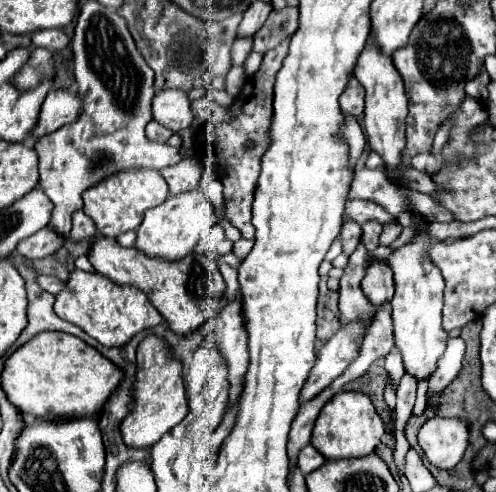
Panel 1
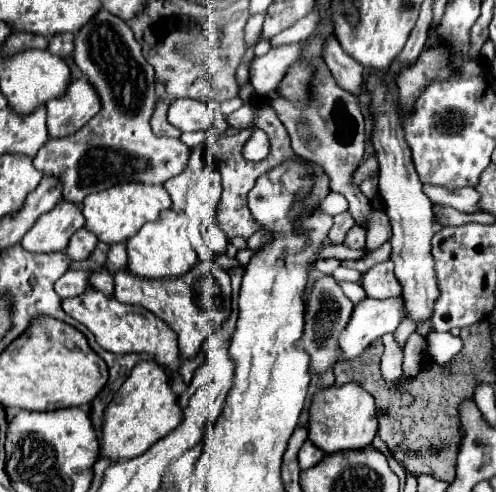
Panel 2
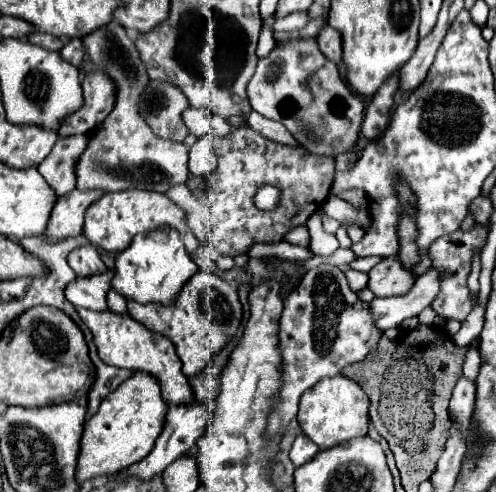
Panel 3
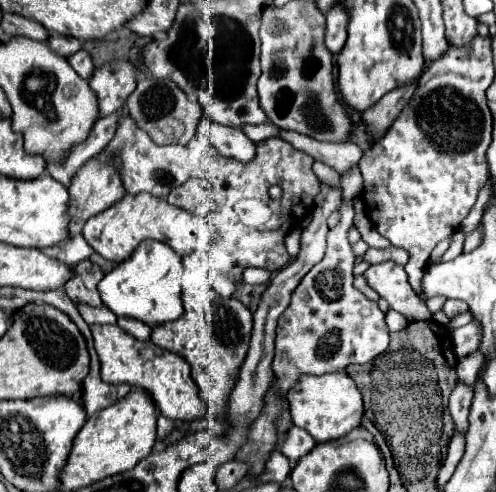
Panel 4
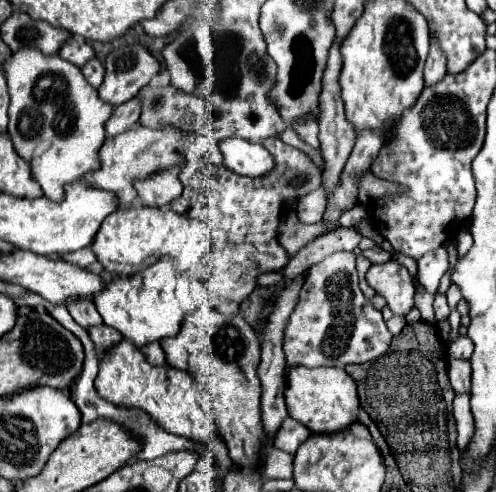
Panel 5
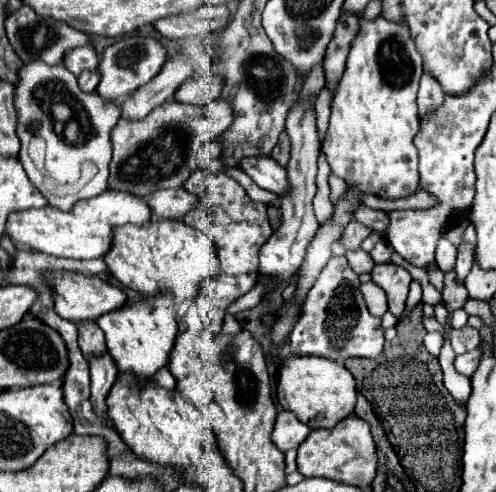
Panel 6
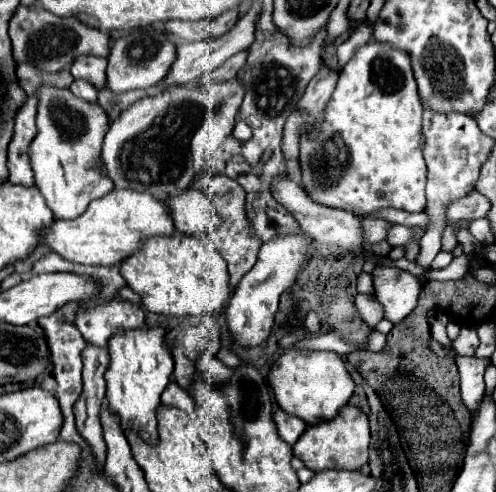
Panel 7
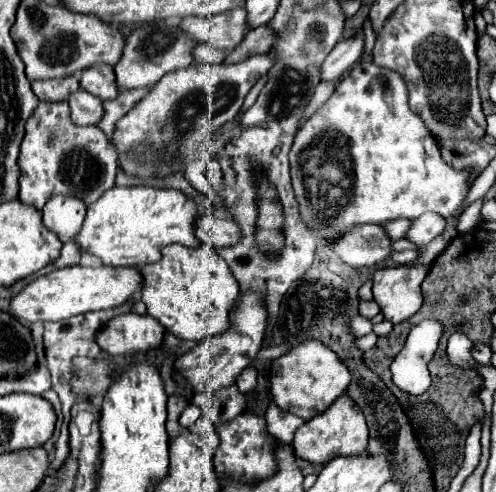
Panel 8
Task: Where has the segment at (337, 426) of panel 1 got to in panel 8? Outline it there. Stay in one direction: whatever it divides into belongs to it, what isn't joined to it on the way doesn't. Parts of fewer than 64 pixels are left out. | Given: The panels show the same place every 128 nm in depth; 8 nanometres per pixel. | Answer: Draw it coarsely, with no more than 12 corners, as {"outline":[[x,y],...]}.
{"outline":[[318,340],[270,362],[270,394],[304,420],[324,412],[350,382]]}

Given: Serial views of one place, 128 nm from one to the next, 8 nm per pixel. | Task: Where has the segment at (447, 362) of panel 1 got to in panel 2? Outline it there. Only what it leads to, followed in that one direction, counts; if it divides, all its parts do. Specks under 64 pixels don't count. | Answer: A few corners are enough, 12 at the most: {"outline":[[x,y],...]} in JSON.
{"outline":[[450,332],[428,334],[428,354],[446,364],[462,348],[462,340]]}

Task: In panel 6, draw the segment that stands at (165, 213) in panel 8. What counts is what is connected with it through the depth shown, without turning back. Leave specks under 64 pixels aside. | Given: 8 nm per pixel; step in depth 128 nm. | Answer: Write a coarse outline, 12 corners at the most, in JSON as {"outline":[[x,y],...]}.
{"outline":[[106,190],[70,212],[12,214],[10,238],[58,258],[108,254],[114,228],[144,226],[146,200]]}

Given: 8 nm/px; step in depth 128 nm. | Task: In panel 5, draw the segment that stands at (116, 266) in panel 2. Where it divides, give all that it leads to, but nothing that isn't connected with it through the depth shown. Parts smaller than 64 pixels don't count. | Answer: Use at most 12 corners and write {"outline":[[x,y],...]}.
{"outline":[[104,324],[92,328],[98,360],[106,358],[112,344],[122,340],[120,332]]}

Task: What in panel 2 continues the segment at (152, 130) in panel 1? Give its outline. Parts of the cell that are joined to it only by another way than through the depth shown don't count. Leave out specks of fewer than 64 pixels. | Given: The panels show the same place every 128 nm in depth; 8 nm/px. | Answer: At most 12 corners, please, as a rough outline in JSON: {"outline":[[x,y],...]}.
{"outline":[[166,98],[156,100],[152,130],[156,136],[180,138],[182,132],[168,124]]}

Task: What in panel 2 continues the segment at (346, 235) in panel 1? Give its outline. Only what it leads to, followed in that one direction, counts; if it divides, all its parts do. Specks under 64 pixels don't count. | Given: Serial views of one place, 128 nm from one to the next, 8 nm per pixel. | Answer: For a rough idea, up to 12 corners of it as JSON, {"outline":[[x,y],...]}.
{"outline":[[352,226],[344,246],[364,248],[366,236],[362,226]]}

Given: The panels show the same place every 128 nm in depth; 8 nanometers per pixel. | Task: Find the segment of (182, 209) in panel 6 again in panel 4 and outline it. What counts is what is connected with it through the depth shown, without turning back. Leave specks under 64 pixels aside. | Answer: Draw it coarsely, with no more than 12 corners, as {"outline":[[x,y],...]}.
{"outline":[[130,116],[100,154],[126,192],[166,198],[190,178],[188,148],[154,144]]}

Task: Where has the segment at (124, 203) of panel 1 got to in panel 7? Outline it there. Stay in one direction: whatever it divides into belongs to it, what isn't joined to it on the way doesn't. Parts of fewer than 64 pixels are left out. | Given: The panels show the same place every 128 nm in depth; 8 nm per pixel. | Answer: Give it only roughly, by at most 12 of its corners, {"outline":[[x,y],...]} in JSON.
{"outline":[[144,240],[120,274],[146,310],[218,314],[232,292],[212,242]]}

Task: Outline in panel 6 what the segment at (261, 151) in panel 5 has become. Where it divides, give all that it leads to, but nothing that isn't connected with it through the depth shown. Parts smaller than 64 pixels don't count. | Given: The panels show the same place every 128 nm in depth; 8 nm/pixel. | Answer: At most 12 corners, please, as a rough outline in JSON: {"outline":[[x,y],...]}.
{"outline":[[244,158],[240,168],[278,198],[288,174],[274,158]]}

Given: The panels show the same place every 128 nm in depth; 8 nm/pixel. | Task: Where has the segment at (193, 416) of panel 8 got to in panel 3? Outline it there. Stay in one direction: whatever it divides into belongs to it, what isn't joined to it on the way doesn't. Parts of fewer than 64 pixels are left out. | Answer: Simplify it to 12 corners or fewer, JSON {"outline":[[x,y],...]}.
{"outline":[[108,292],[108,308],[112,312],[122,310],[128,314],[126,298],[116,294]]}

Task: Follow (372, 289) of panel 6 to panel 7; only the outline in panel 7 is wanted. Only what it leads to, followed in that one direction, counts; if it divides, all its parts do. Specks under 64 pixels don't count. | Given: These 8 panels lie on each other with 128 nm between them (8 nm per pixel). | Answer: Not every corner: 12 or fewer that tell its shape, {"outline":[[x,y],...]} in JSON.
{"outline":[[356,294],[362,320],[374,328],[384,316],[380,302]]}

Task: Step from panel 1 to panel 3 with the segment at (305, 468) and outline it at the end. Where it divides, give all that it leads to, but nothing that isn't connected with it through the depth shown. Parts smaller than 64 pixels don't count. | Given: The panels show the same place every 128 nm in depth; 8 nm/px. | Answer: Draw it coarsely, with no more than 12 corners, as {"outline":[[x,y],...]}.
{"outline":[[304,434],[296,436],[290,460],[308,462],[320,448]]}

